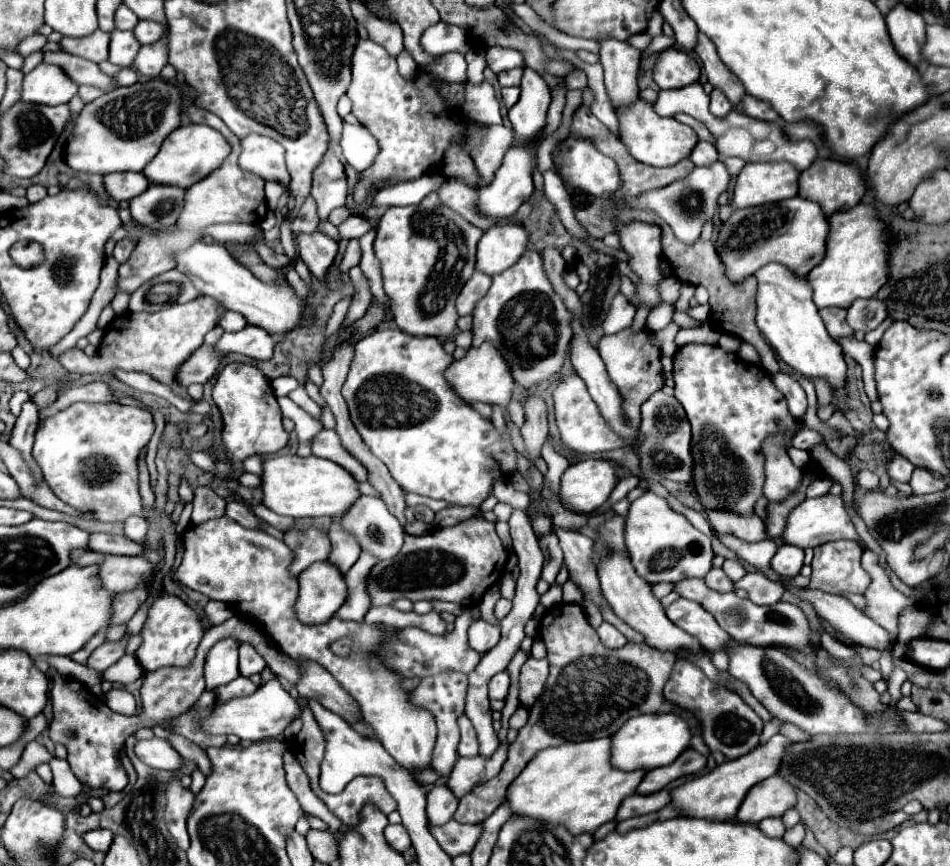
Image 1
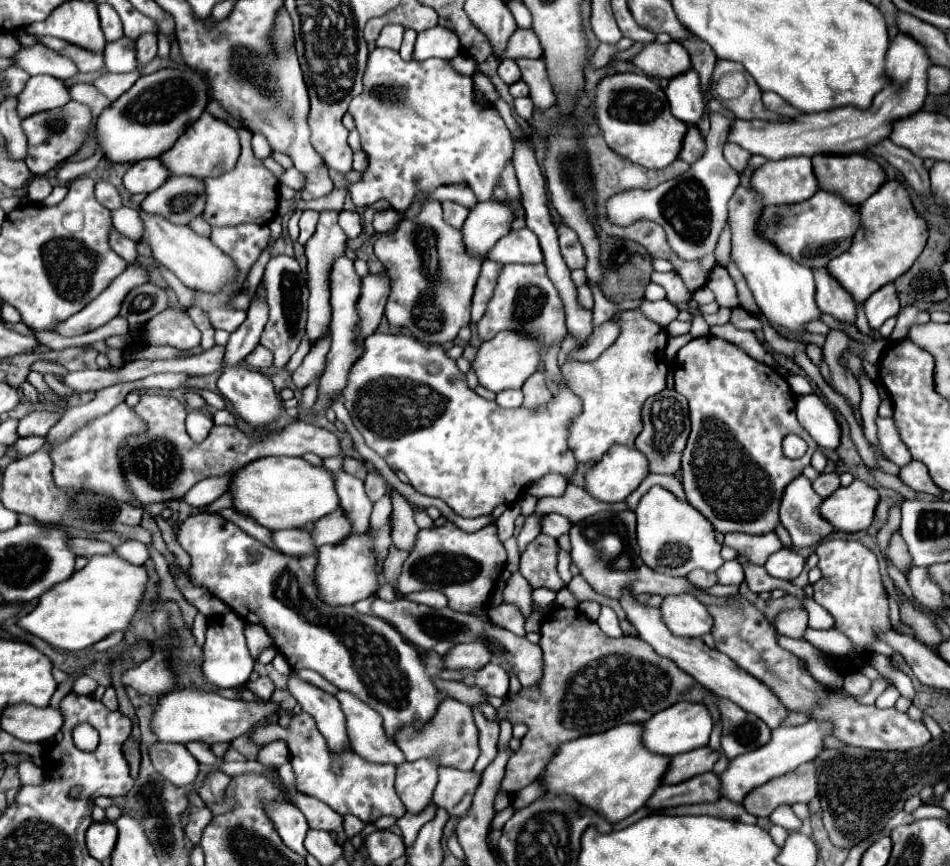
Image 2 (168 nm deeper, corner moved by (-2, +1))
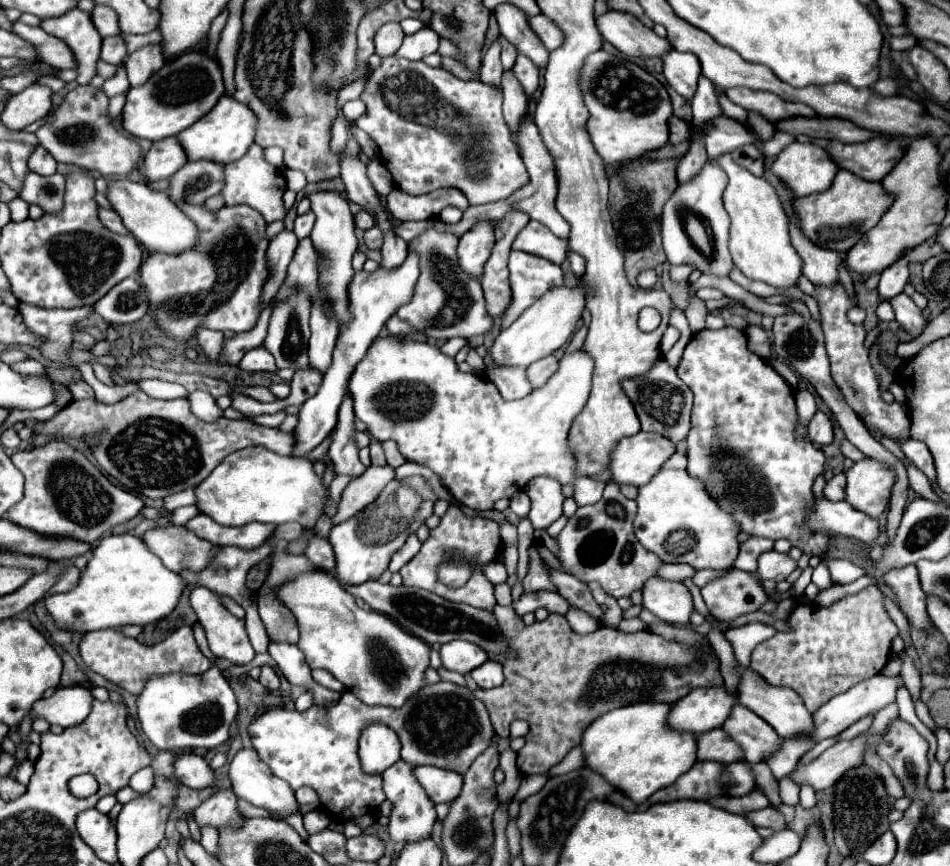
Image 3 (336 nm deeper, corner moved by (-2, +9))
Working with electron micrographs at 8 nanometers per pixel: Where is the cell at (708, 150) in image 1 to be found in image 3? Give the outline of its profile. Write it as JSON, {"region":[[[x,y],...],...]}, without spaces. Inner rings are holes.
{"region":[[[671,116],[671,120],[669,120],[669,142],[681,144],[681,142],[687,142],[689,136],[691,136],[691,124],[677,118],[677,116]]]}

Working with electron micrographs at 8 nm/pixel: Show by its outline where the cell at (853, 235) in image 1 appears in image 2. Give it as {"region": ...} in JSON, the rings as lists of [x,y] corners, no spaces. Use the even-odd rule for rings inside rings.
{"region":[[[897,180],[885,182],[871,198],[867,198],[859,206],[859,214],[867,232],[859,230],[853,238],[853,246],[831,260],[827,270],[849,294],[853,294],[855,302],[865,302],[881,286],[897,280],[903,272],[907,272],[907,268],[911,268],[925,248],[927,222],[915,212],[909,190]]]}

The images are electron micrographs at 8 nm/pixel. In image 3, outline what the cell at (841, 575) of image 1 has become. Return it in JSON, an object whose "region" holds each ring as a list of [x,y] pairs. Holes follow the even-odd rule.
{"region":[[[875,584],[863,588],[857,594],[843,596],[841,600],[833,602],[827,608],[816,608],[813,602],[798,603],[786,620],[791,624],[793,632],[777,632],[773,638],[757,646],[751,654],[751,668],[775,686],[793,688],[801,696],[809,712],[815,712],[815,708],[825,704],[835,694],[849,690],[857,682],[879,674],[881,668],[887,664],[891,652],[891,640],[897,636],[897,626],[891,620],[889,612],[885,610],[885,594]]]}

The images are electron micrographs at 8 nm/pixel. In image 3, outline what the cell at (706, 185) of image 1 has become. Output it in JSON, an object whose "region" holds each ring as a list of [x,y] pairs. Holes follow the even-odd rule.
{"region":[[[707,158],[705,166],[701,168],[701,172],[697,176],[693,176],[689,182],[683,182],[675,188],[675,192],[669,196],[669,200],[663,206],[663,250],[667,254],[667,262],[669,264],[691,264],[701,272],[709,272],[715,276],[727,276],[729,270],[733,268],[733,260],[727,248],[727,240],[729,240],[729,216],[725,214],[723,208],[723,190],[727,186],[727,174],[713,164],[713,158]],[[685,214],[693,214],[697,220],[701,220],[701,224],[707,230],[709,236],[709,244],[711,244],[711,252],[705,254],[699,248],[695,248],[685,232]]]}

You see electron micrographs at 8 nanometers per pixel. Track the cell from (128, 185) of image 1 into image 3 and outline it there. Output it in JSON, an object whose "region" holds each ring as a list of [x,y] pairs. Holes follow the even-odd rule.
{"region":[[[177,138],[155,142],[141,162],[141,176],[145,180],[165,180],[171,178],[187,158],[183,156],[183,148],[179,148]]]}

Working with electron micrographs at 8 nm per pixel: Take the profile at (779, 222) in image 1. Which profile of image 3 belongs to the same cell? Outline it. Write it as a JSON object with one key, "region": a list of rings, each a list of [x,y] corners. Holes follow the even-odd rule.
{"region":[[[839,170],[833,184],[825,192],[811,194],[807,198],[795,198],[791,206],[795,210],[799,230],[815,246],[845,254],[863,236],[863,232],[871,230],[879,222],[879,216],[887,206],[887,196],[879,192],[879,184],[867,184],[867,180],[859,180],[857,176],[851,176],[851,172]]]}

